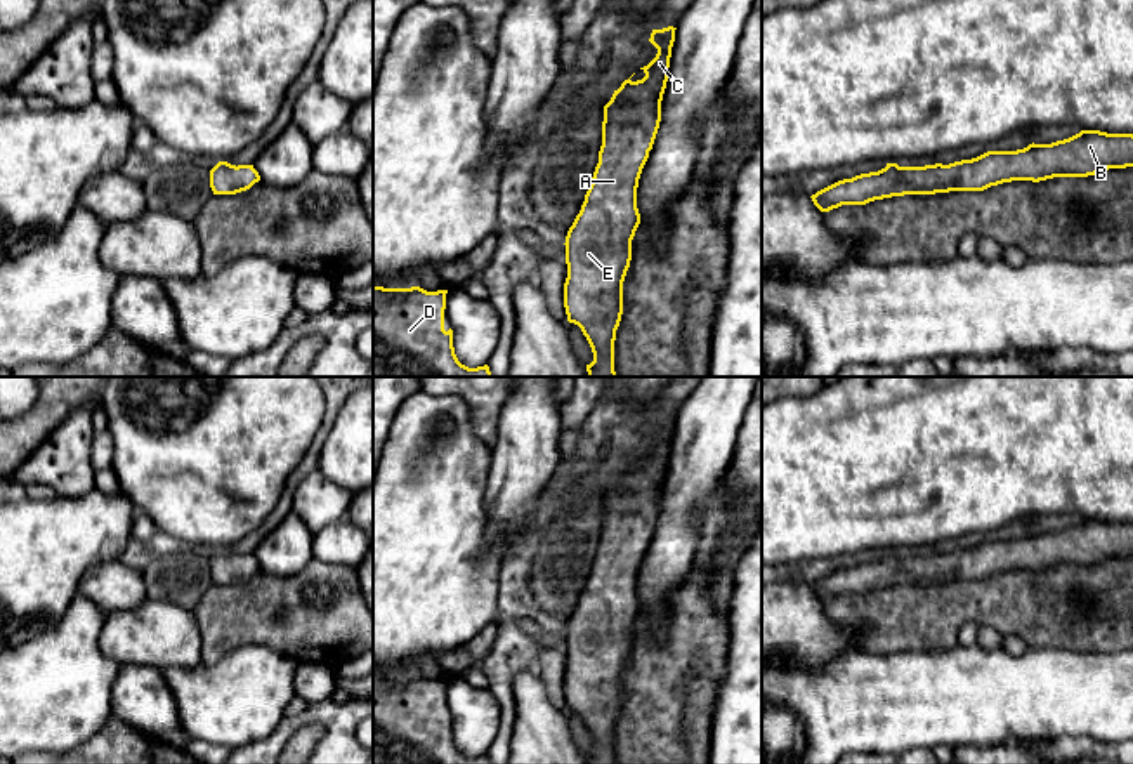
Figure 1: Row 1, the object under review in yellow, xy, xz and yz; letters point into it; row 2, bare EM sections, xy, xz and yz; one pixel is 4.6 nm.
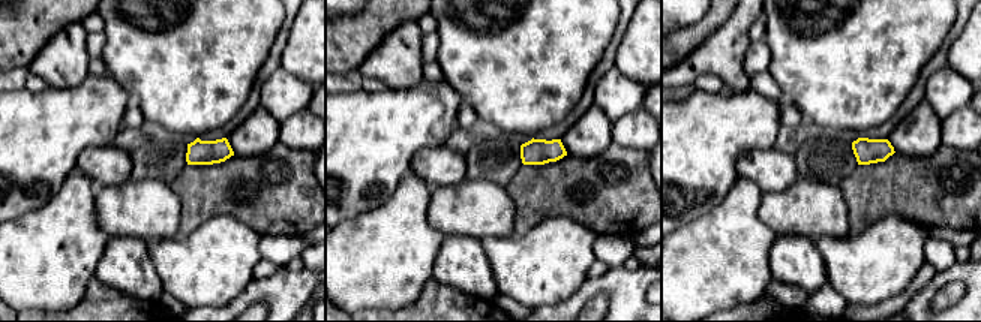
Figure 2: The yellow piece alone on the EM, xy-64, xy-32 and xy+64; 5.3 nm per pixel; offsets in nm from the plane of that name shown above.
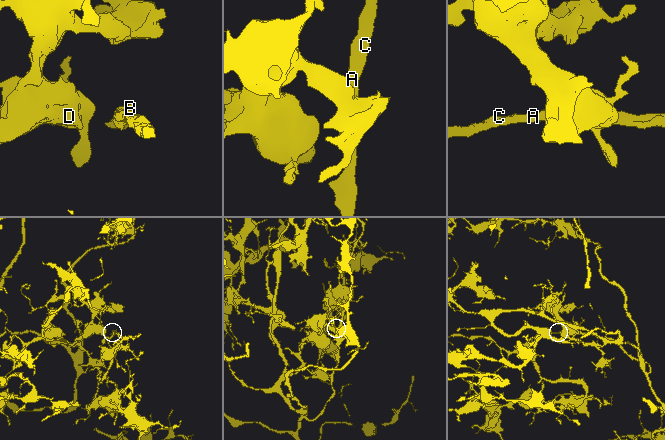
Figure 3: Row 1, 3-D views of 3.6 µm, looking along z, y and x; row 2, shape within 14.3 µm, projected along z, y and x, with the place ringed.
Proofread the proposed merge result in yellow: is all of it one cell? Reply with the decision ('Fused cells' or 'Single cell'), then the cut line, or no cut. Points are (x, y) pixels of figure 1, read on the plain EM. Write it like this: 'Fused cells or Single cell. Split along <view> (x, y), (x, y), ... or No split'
Single cell. No split

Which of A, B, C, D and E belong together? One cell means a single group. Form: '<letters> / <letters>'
A B C D E

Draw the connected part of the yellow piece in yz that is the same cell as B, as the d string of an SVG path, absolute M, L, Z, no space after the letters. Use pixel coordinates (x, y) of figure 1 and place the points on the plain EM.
M1081 519L1051 533L1029 533L1017 540L987 540L949 554L899 556L838 570L815 583L814 594L829 601L842 594L866 594L904 583L984 580L1012 570L1088 566L1109 557L1133 556L1133 523Z

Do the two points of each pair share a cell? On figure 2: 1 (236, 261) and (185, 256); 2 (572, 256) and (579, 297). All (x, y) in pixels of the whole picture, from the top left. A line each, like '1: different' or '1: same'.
1: same
2: different

